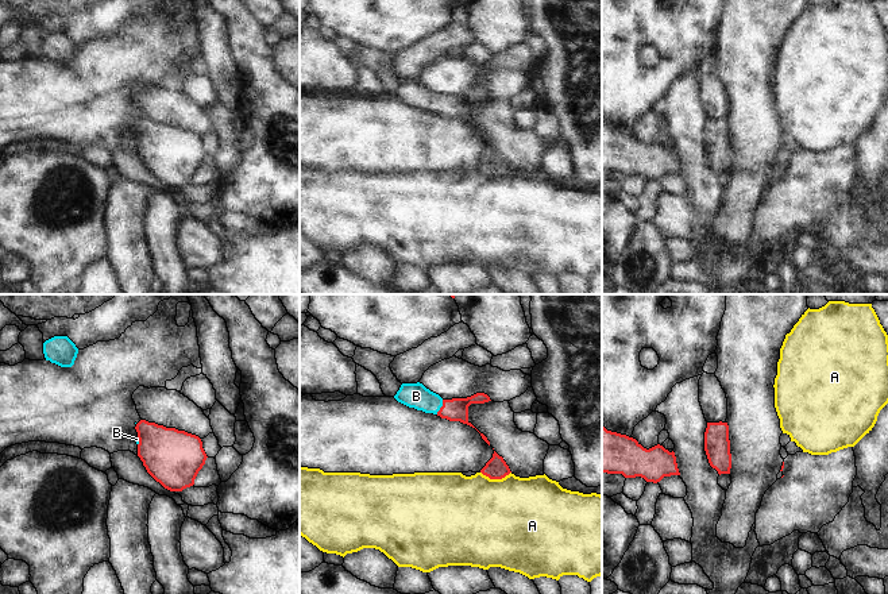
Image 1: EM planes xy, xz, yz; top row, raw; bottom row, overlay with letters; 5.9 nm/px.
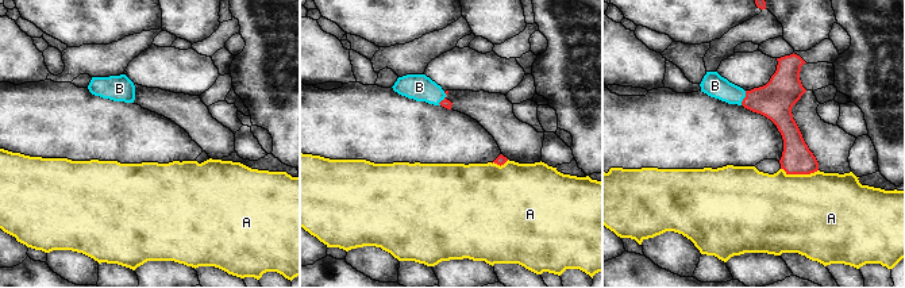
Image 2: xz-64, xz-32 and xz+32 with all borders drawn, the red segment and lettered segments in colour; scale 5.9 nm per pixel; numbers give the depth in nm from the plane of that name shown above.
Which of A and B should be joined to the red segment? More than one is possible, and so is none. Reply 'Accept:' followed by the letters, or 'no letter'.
Accept: B

